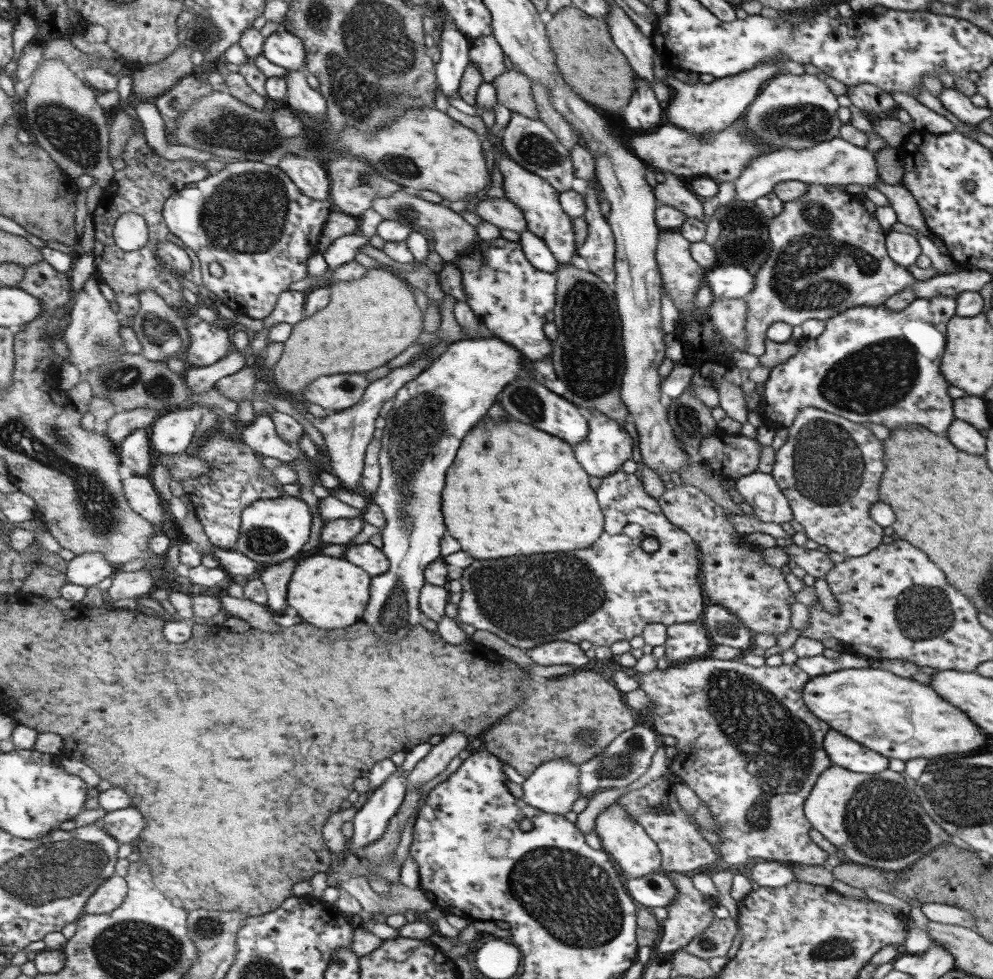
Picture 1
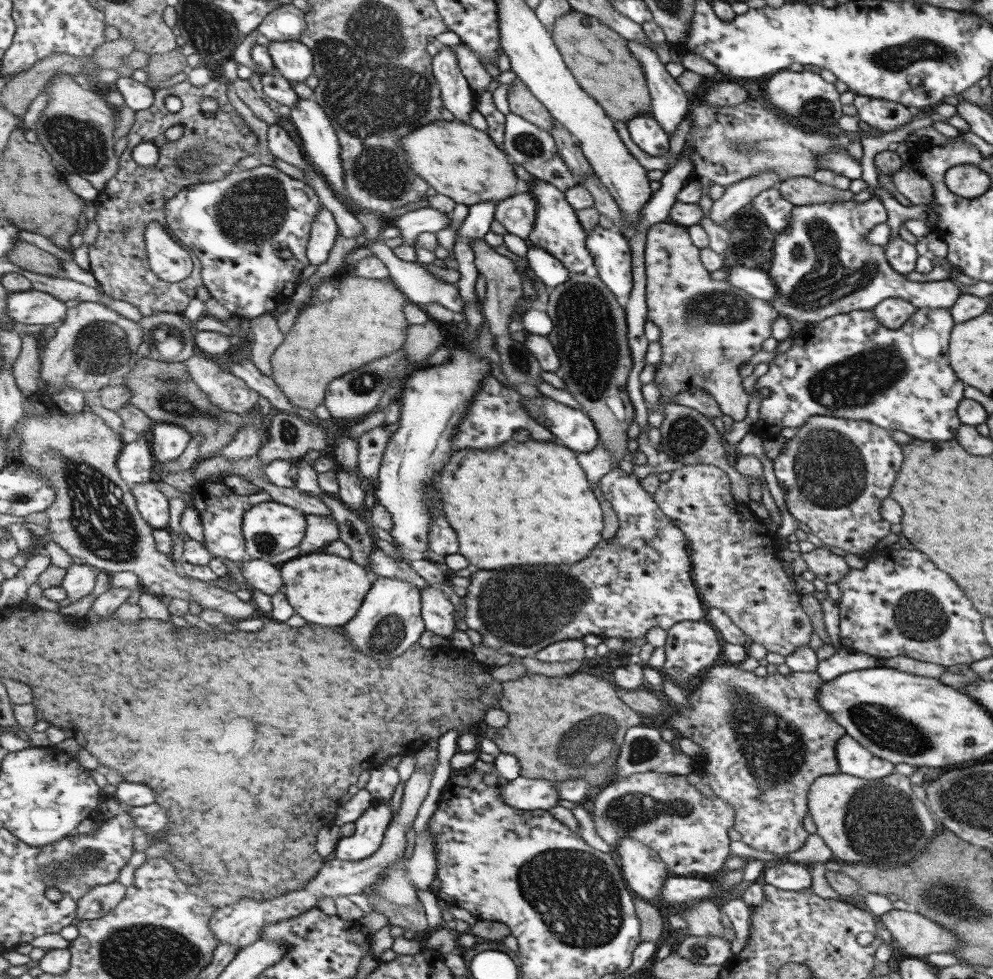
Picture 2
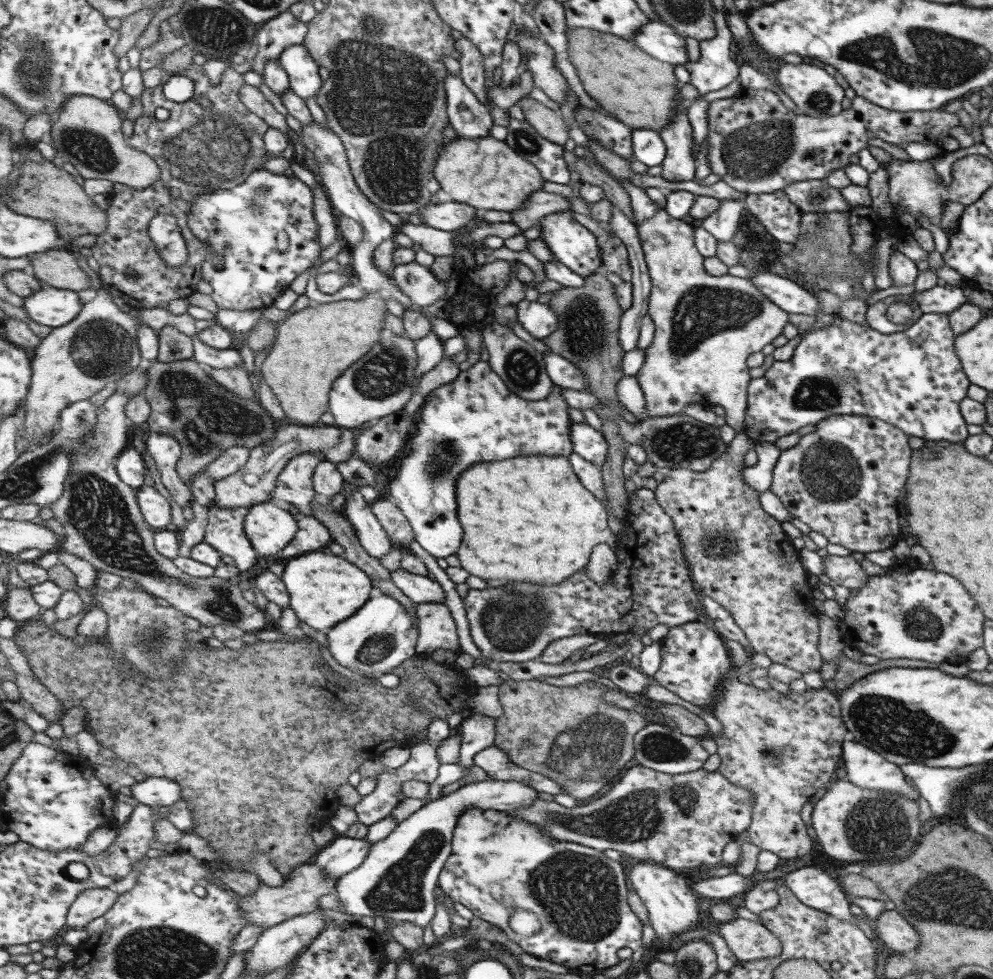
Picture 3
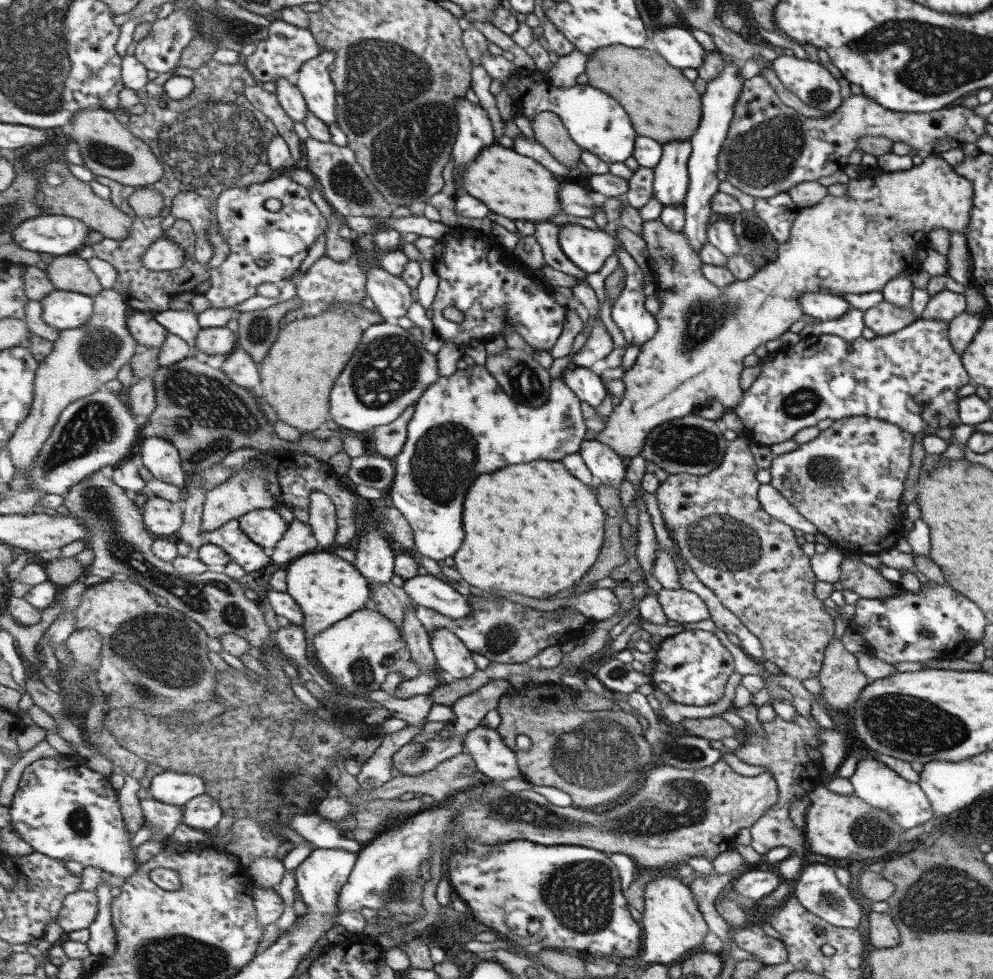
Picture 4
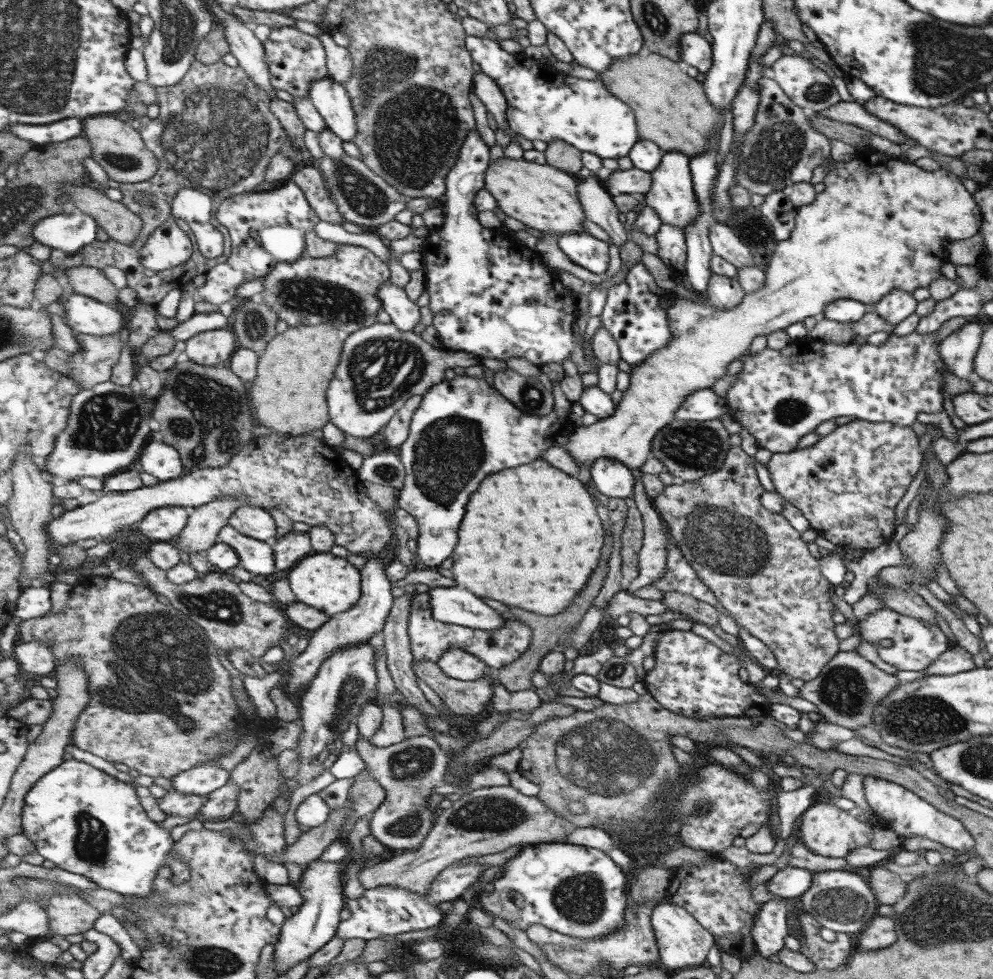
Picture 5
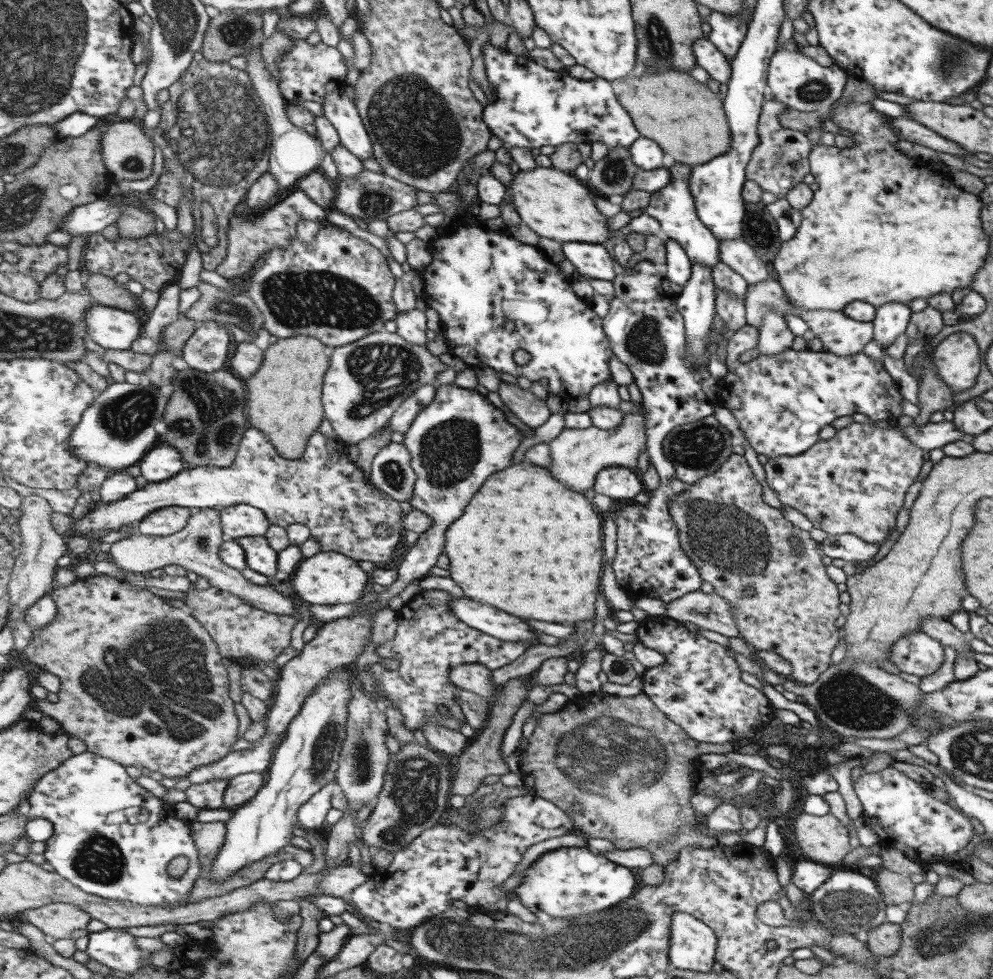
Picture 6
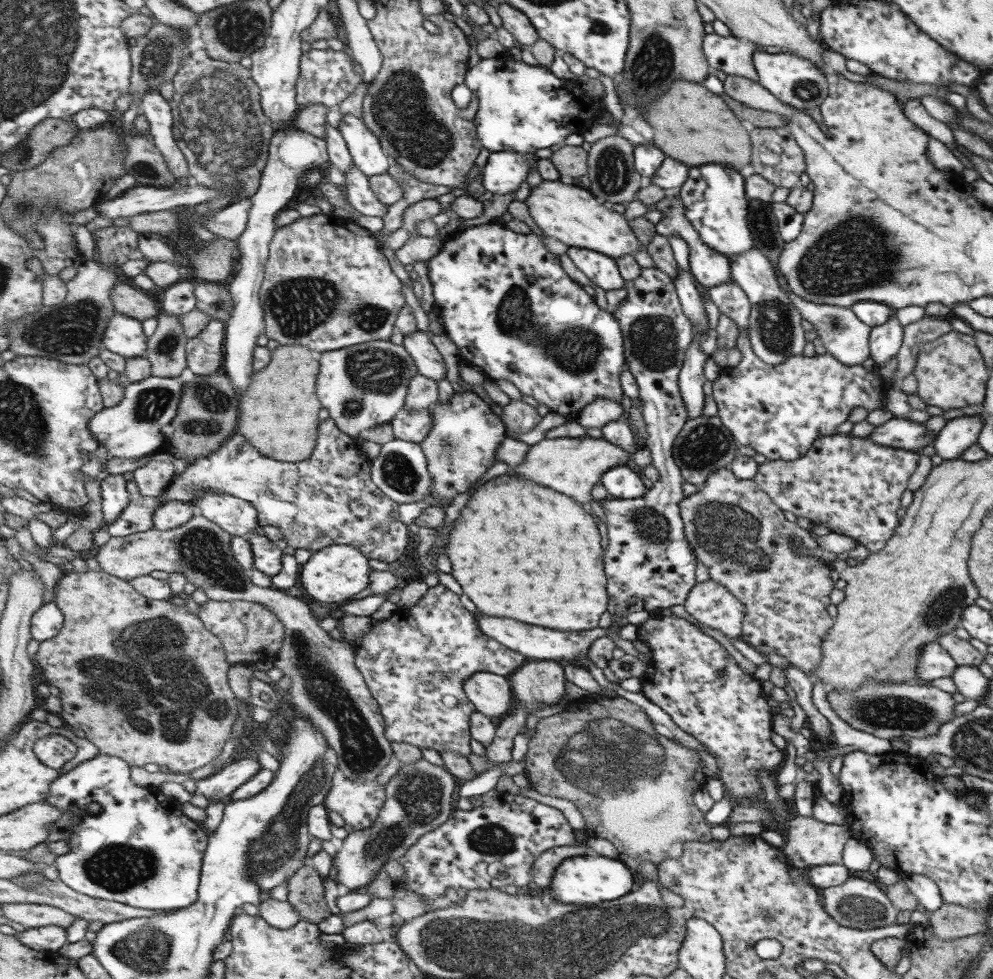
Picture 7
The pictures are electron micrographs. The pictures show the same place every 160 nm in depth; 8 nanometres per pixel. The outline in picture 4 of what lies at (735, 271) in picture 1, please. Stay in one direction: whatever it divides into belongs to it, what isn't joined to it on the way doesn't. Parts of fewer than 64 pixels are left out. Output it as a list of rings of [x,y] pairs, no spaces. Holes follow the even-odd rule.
[[[805,292],[798,300],[802,314],[820,321],[835,320],[843,316],[849,308],[852,308],[847,301],[832,294],[819,294],[819,292]]]

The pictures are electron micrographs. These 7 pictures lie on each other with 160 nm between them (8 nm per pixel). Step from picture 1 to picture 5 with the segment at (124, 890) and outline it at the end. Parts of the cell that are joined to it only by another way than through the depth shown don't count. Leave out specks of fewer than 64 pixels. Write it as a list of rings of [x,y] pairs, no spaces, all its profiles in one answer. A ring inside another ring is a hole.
[[[81,893],[52,896],[46,911],[51,919],[52,934],[62,936],[91,930],[102,915]]]

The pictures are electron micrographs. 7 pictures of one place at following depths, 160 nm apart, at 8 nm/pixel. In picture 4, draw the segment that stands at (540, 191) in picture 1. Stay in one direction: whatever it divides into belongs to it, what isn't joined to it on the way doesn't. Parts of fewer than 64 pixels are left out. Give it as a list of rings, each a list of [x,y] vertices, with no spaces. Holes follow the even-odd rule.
[[[564,224],[559,228],[558,242],[567,260],[586,275],[597,272],[616,248],[616,240],[609,234],[579,228],[575,224]]]

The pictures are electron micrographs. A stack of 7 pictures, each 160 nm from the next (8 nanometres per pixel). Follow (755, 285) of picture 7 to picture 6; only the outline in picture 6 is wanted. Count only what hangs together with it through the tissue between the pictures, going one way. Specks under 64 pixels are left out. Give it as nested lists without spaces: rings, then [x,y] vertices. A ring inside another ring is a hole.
[[[718,240],[719,261],[729,266],[743,280],[746,286],[769,279],[767,265],[759,260],[749,244],[741,240]],[[768,310],[762,316],[762,323],[758,328],[758,343],[753,349],[745,351],[738,360],[749,362],[757,356],[775,356],[783,350],[791,348],[793,334],[787,329],[787,325],[781,314],[774,310]]]

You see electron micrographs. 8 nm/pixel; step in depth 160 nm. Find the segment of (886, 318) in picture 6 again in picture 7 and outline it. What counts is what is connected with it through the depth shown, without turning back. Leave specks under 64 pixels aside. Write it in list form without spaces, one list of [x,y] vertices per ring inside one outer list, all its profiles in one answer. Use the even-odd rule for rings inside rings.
[[[889,315],[883,324],[872,326],[868,334],[869,358],[875,369],[882,367],[891,356],[896,356],[902,343],[902,326],[895,315]]]

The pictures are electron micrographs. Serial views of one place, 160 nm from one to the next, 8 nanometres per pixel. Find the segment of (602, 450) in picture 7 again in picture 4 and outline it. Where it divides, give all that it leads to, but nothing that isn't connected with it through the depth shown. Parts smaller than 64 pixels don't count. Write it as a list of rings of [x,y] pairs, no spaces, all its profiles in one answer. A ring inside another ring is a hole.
[[[924,155],[922,162],[907,170],[882,171],[877,165],[864,169],[859,178],[851,178],[846,184],[849,197],[826,194],[815,206],[801,208],[793,219],[789,238],[777,246],[777,259],[760,268],[747,280],[735,280],[725,288],[717,288],[707,282],[700,271],[702,263],[687,244],[683,232],[665,228],[657,218],[642,222],[643,241],[656,271],[656,294],[659,310],[655,316],[655,334],[640,346],[640,352],[631,368],[623,373],[625,392],[617,406],[607,416],[605,426],[597,432],[597,439],[609,445],[619,456],[631,458],[643,453],[645,437],[661,423],[689,415],[692,408],[701,406],[714,398],[726,410],[739,404],[742,390],[739,374],[743,359],[759,352],[770,340],[787,332],[802,310],[798,300],[805,292],[843,294],[865,294],[881,292],[883,286],[895,276],[910,277],[921,269],[914,259],[914,250],[928,247],[927,234],[941,229],[965,234],[969,226],[969,211],[972,205],[973,185],[970,180],[953,172],[939,155]]]

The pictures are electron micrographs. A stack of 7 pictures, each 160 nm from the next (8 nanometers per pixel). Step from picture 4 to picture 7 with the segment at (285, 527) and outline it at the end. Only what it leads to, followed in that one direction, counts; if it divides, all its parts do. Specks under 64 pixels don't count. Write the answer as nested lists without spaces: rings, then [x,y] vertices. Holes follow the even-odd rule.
[[[202,492],[201,497],[193,504],[201,508],[201,514],[209,517],[213,522],[222,526],[233,536],[246,537],[250,532],[254,532],[256,528],[260,528],[260,516],[256,508],[251,502],[233,497],[231,494],[223,492]]]

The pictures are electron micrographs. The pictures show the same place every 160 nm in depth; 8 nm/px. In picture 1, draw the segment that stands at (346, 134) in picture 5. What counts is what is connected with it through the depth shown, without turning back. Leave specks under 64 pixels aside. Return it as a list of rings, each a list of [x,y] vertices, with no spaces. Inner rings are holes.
[[[279,28],[266,38],[263,55],[273,64],[289,71],[298,71],[306,66],[304,39],[287,28]]]

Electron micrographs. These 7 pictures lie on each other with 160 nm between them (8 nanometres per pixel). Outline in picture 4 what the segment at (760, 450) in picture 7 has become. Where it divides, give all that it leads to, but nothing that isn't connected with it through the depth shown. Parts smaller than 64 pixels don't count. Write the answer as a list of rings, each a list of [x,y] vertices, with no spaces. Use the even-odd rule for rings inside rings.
[[[915,319],[911,324],[883,336],[856,338],[851,345],[846,345],[843,338],[832,334],[806,336],[794,345],[765,355],[767,362],[760,367],[759,375],[742,391],[739,404],[730,410],[742,424],[741,434],[749,442],[767,446],[785,442],[798,430],[813,426],[819,420],[831,418],[835,421],[851,416],[889,422],[912,435],[919,432],[931,435],[933,430],[956,425],[957,390],[971,383],[960,356],[951,348],[947,322],[935,319]]]

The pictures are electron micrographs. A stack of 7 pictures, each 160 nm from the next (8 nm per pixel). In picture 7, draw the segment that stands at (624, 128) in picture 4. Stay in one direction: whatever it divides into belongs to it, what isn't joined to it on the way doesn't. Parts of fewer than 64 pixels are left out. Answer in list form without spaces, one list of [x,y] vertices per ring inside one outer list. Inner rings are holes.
[[[484,58],[477,66],[468,69],[465,82],[479,100],[479,110],[476,116],[477,132],[480,134],[480,143],[491,153],[497,151],[535,152],[539,148],[549,148],[553,144],[563,144],[570,134],[583,134],[590,124],[602,112],[602,103],[599,97],[579,92],[571,92],[567,81],[555,78],[549,72],[549,66],[529,65],[523,61],[510,58]]]

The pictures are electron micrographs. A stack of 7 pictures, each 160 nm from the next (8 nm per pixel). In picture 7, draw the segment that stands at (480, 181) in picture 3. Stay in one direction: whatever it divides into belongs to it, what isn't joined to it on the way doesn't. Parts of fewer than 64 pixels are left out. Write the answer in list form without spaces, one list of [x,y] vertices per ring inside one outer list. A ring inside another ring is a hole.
[[[543,180],[539,185],[530,187],[530,194],[525,203],[537,227],[568,248],[597,251],[614,261],[619,256],[633,256],[643,249],[623,216],[597,204],[587,189],[581,190],[577,182],[573,186],[567,186],[561,184],[561,180]]]

